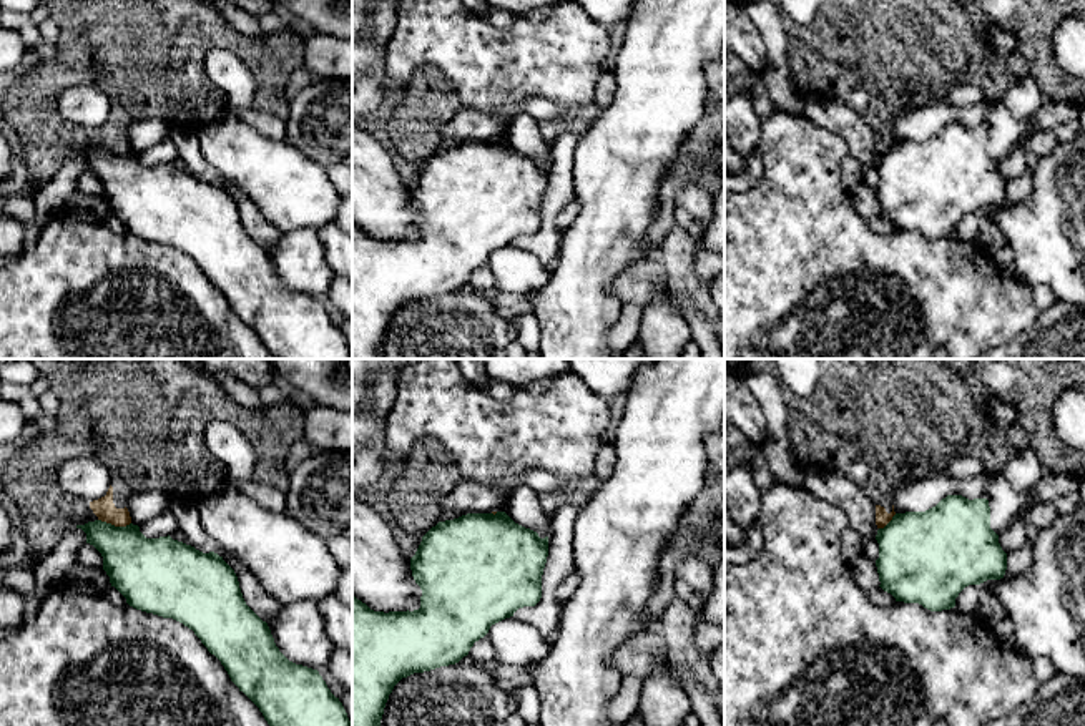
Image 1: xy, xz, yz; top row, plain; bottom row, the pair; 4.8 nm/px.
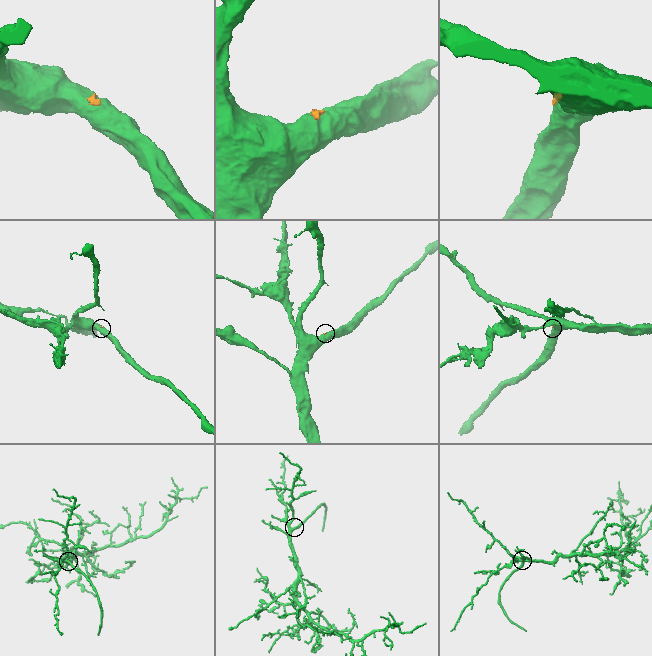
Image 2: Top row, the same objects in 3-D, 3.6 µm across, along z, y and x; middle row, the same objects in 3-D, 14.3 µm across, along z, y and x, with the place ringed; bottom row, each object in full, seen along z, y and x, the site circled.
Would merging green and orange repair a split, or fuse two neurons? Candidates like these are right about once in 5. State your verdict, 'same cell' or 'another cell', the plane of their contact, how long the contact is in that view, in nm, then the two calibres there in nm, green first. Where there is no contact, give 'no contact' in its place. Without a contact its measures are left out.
another cell | xy | 160 nm | 300/100 nm

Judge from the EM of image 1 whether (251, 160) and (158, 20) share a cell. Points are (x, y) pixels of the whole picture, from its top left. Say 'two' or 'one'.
two

